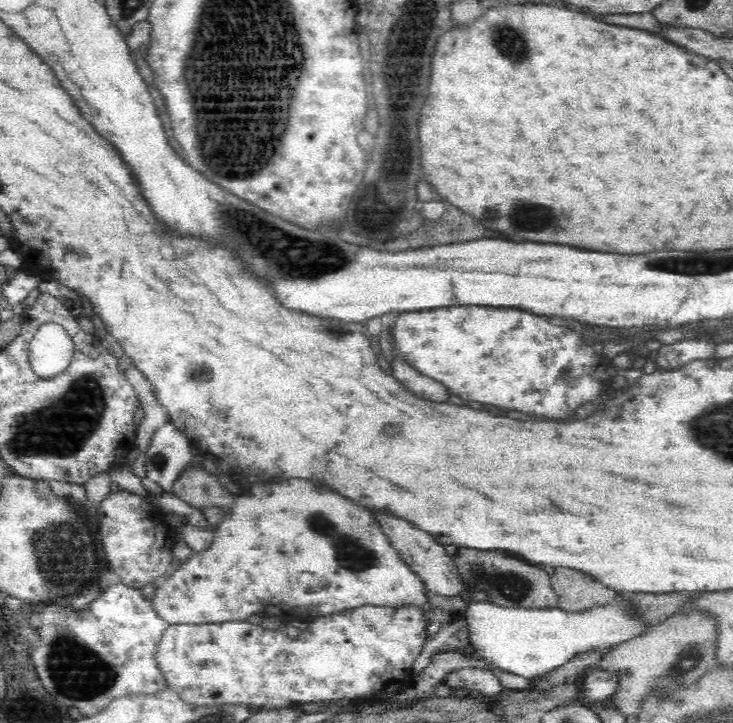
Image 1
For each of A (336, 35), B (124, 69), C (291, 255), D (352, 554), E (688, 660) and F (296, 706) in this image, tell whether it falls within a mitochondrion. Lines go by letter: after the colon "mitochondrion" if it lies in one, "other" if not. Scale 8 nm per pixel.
A: other
B: other
C: mitochondrion
D: mitochondrion
E: mitochondrion
F: other

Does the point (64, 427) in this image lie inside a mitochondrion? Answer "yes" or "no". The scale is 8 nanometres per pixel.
yes

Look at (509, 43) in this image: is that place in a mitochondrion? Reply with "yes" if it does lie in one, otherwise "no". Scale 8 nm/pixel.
yes

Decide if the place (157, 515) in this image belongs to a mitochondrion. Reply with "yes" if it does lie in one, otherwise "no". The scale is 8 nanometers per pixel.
no

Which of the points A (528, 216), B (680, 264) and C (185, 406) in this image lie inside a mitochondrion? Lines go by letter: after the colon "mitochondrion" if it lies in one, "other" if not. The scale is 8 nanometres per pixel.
A: mitochondrion
B: mitochondrion
C: other

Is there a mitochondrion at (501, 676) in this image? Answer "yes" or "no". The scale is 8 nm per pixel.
no

